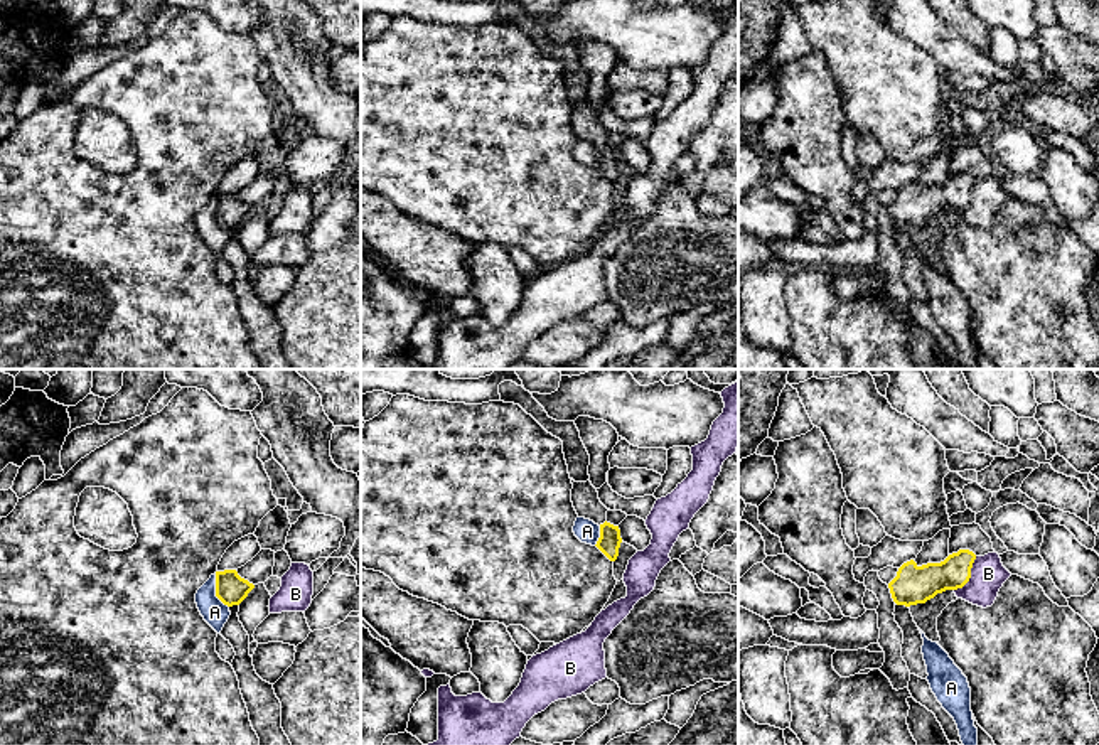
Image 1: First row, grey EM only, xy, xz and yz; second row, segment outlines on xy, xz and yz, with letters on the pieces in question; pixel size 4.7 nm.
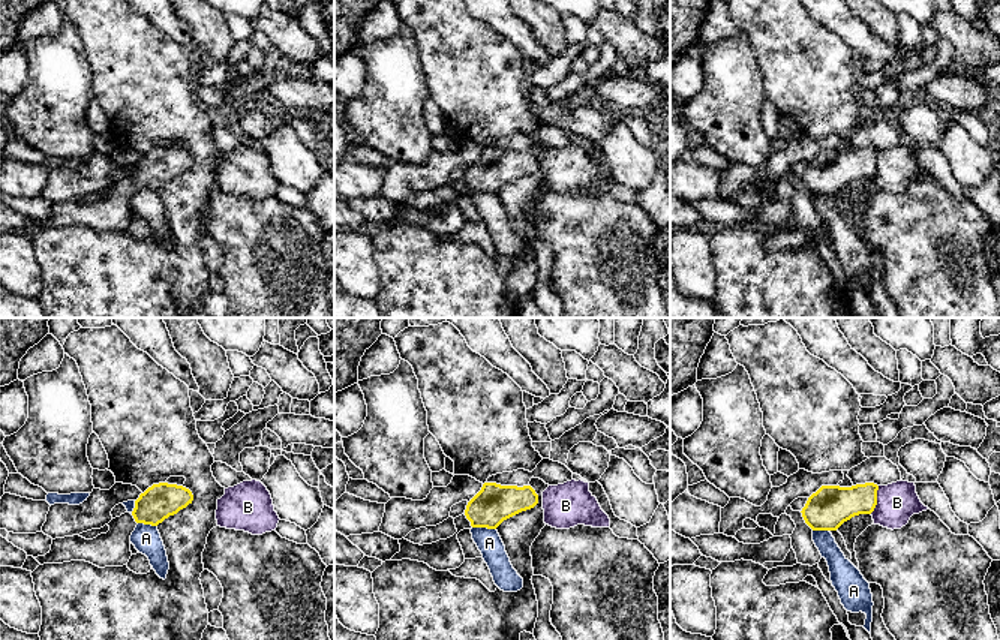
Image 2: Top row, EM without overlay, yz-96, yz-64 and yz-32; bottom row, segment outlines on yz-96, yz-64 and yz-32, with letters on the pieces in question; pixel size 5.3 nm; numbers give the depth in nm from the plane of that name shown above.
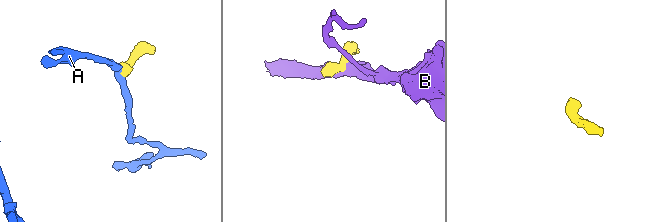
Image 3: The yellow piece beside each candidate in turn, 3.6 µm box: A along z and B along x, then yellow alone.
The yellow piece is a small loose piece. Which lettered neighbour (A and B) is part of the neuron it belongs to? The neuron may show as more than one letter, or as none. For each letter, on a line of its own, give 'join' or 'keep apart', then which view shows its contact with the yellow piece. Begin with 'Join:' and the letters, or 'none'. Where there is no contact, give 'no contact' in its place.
Join: none
A: keep apart | xy
B: keep apart | yz

